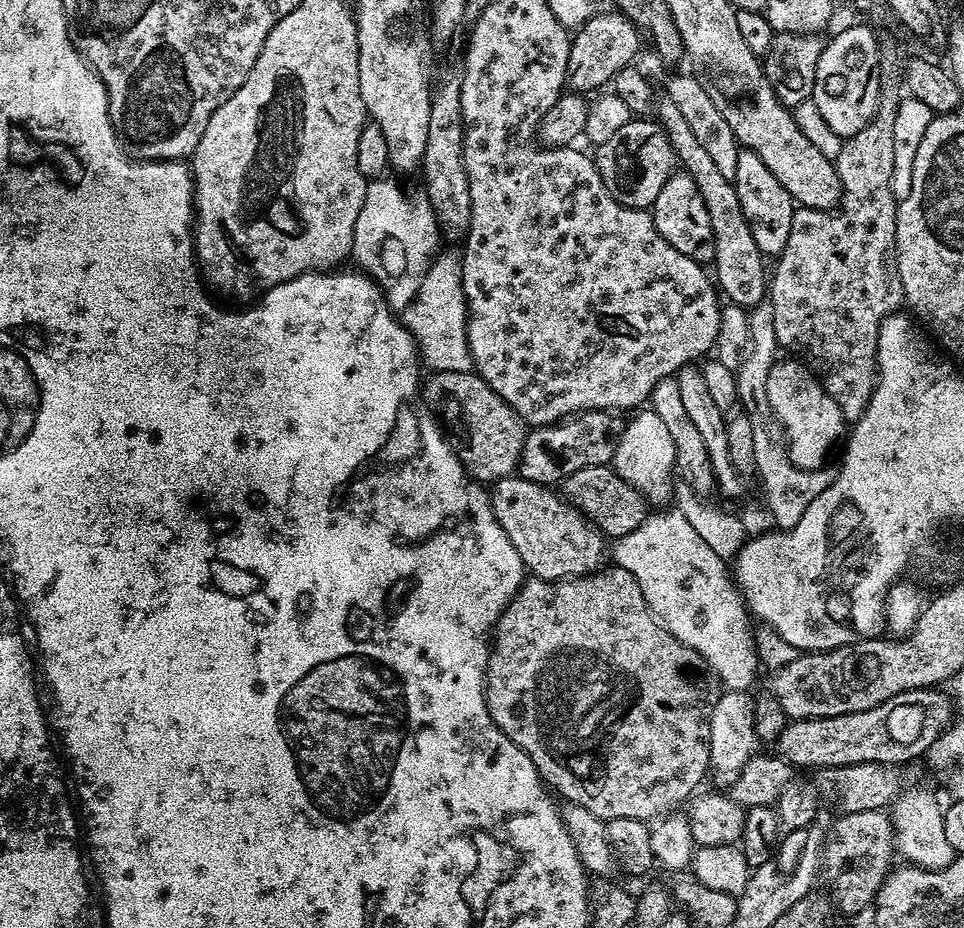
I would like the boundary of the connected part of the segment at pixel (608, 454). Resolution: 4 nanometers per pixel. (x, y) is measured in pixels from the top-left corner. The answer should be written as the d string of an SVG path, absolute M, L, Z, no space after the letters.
M593 410L568 416L556 424L532 428L524 437L518 475L530 482L556 486L574 474L574 470L582 470L582 466L611 465L624 432L624 424L616 416L619 415L608 410Z

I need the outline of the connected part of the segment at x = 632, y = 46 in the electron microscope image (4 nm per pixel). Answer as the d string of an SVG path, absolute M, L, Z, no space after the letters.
M616 10L604 12L601 16L600 14L601 12L589 17L584 24L575 29L574 35L571 37L568 46L568 79L566 84L573 93L589 94L588 92L592 91L595 93L600 90L595 90L595 88L600 88L603 84L611 85L616 79L618 70L622 70L627 64L633 63L637 59L635 56L640 52L642 36L627 17Z

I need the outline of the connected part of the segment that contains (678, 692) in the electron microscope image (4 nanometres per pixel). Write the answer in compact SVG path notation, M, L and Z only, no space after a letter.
M615 566L605 567L603 570L592 573L591 576L577 576L574 580L537 580L535 578L525 579L520 585L520 589L514 594L512 601L506 606L506 610L500 615L500 620L494 629L494 635L490 640L490 651L488 654L488 665L484 671L484 701L488 707L488 713L494 723L500 727L502 734L506 734L506 738L510 738L516 743L522 751L530 758L530 762L534 762L534 766L540 771L540 778L545 785L557 797L565 796L563 799L569 804L577 804L582 806L594 814L600 820L605 822L614 818L638 818L645 822L655 821L657 818L663 817L671 810L679 809L680 803L683 805L697 791L696 788L704 780L704 775L708 776L711 762L710 756L710 726L711 711L714 710L715 703L718 702L722 693L722 685L713 672L708 671L708 664L694 650L690 650L690 646L686 646L682 642L678 642L678 638L674 638L674 634L670 634L657 620L656 616L650 610L650 606L646 602L646 598L642 594L642 586L638 586L638 582L634 578L634 574L630 574L625 568Z

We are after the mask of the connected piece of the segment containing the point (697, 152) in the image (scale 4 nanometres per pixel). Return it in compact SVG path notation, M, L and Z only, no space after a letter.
M667 94L655 101L654 116L666 138L670 138L672 153L676 155L679 167L690 178L694 178L694 186L698 186L698 194L702 194L702 202L706 202L706 214L710 214L710 230L714 230L714 280L723 299L749 310L755 308L766 296L766 257L758 250L754 234L750 234L746 214L742 214L742 202L738 202L735 183L720 173L710 153L698 143L694 130L690 130L682 110L674 106Z

